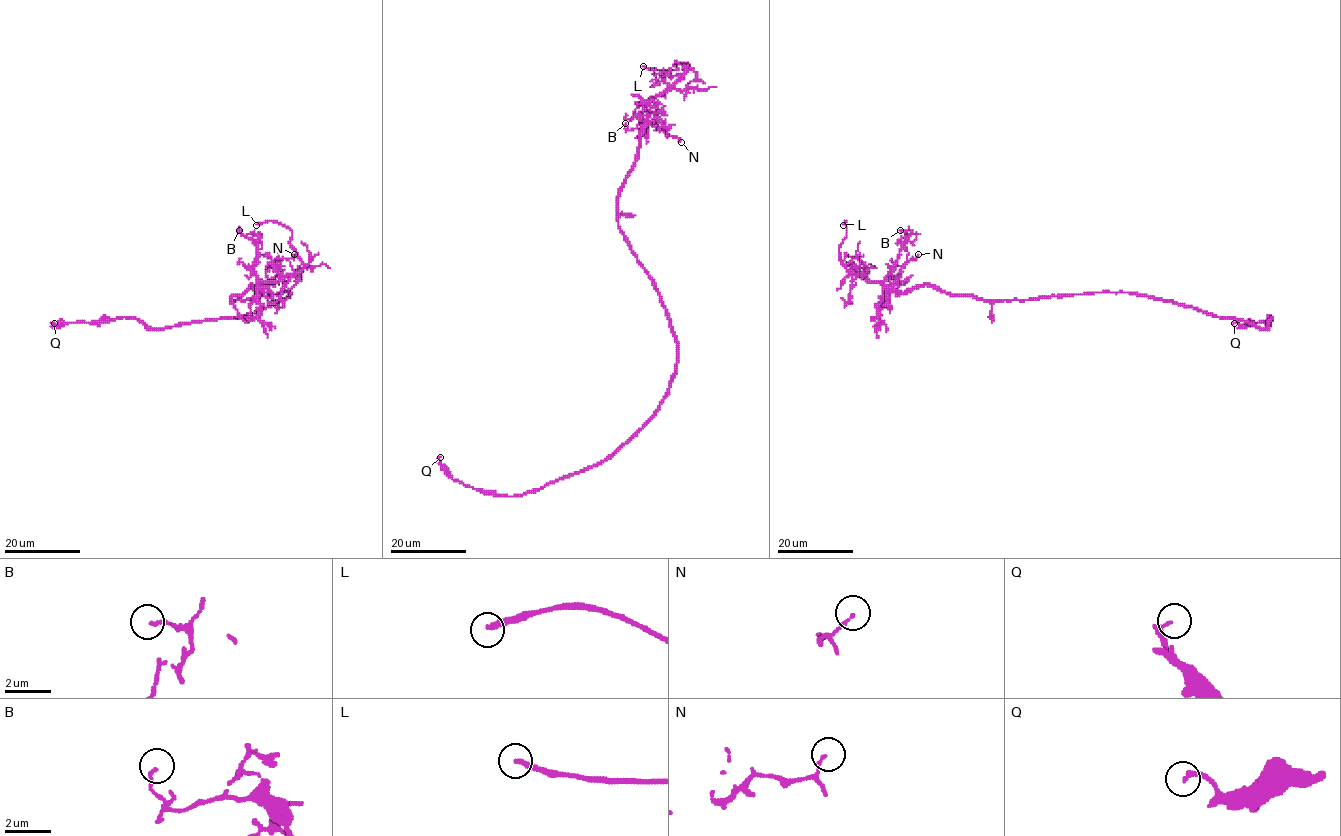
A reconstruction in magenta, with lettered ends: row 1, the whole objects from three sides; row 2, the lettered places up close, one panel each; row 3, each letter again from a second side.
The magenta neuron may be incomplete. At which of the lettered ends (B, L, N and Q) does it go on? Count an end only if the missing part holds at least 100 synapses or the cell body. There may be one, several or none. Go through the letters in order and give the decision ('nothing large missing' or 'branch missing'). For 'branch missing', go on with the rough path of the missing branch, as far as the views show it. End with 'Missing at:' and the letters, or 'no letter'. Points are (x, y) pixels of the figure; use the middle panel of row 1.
B: nothing large missing
L: branch missing
N: nothing large missing
Q: nothing large missing
Missing at: L

